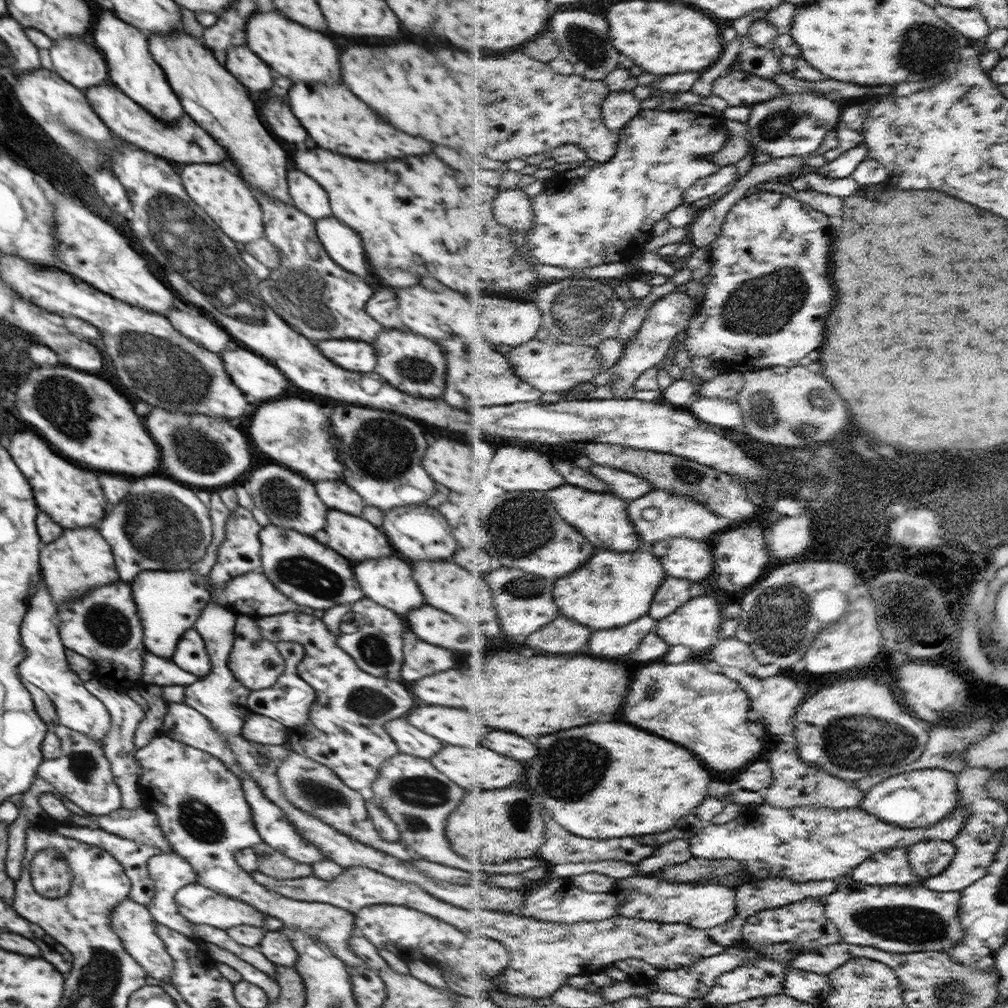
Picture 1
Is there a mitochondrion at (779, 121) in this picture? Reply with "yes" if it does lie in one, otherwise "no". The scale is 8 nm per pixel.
yes

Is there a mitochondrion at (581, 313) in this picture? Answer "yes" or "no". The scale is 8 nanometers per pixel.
yes

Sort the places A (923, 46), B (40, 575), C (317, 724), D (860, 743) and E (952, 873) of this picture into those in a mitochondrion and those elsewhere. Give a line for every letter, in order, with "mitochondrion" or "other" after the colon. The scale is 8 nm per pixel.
A: mitochondrion
B: other
C: other
D: mitochondrion
E: other

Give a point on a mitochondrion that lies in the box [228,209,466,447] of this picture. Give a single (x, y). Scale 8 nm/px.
(299, 292)

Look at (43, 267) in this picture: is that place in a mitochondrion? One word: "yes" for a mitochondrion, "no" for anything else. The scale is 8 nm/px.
no

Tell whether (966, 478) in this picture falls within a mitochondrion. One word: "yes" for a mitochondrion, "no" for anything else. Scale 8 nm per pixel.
yes

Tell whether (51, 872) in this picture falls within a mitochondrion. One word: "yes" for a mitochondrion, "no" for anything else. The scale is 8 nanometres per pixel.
yes

